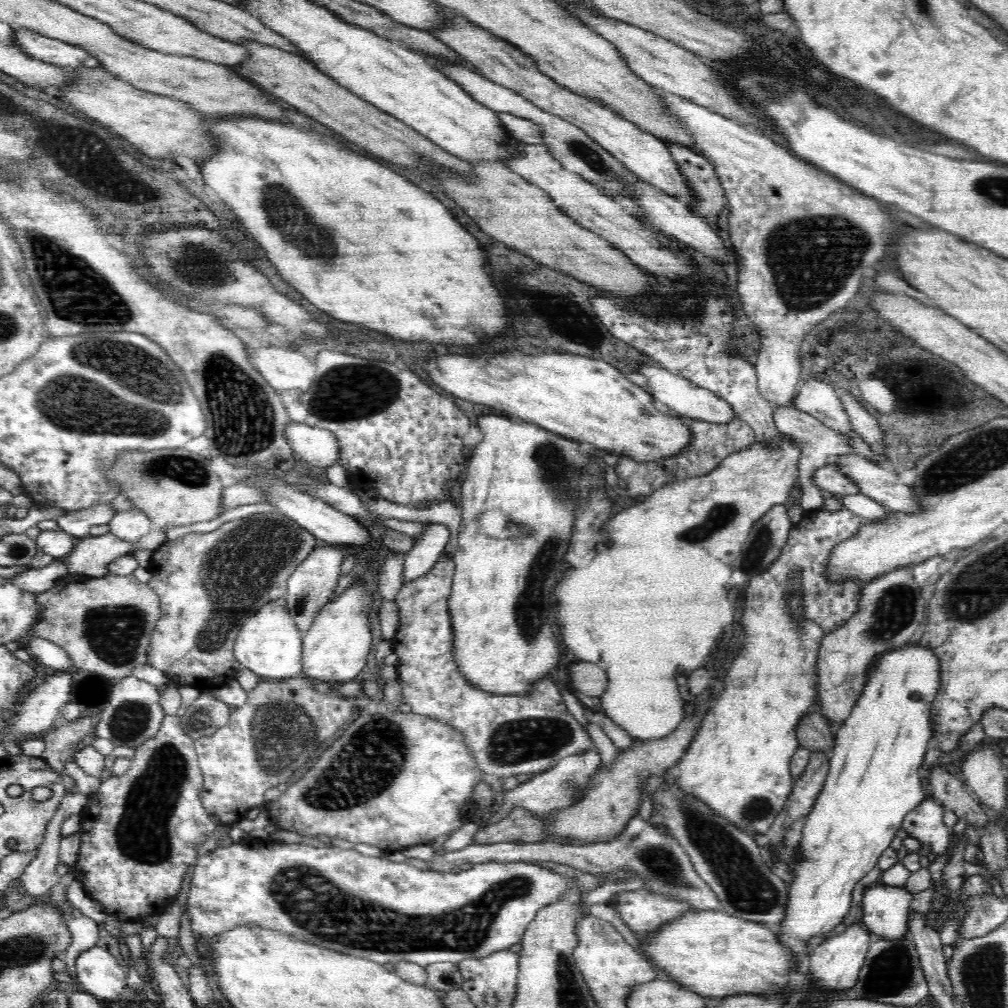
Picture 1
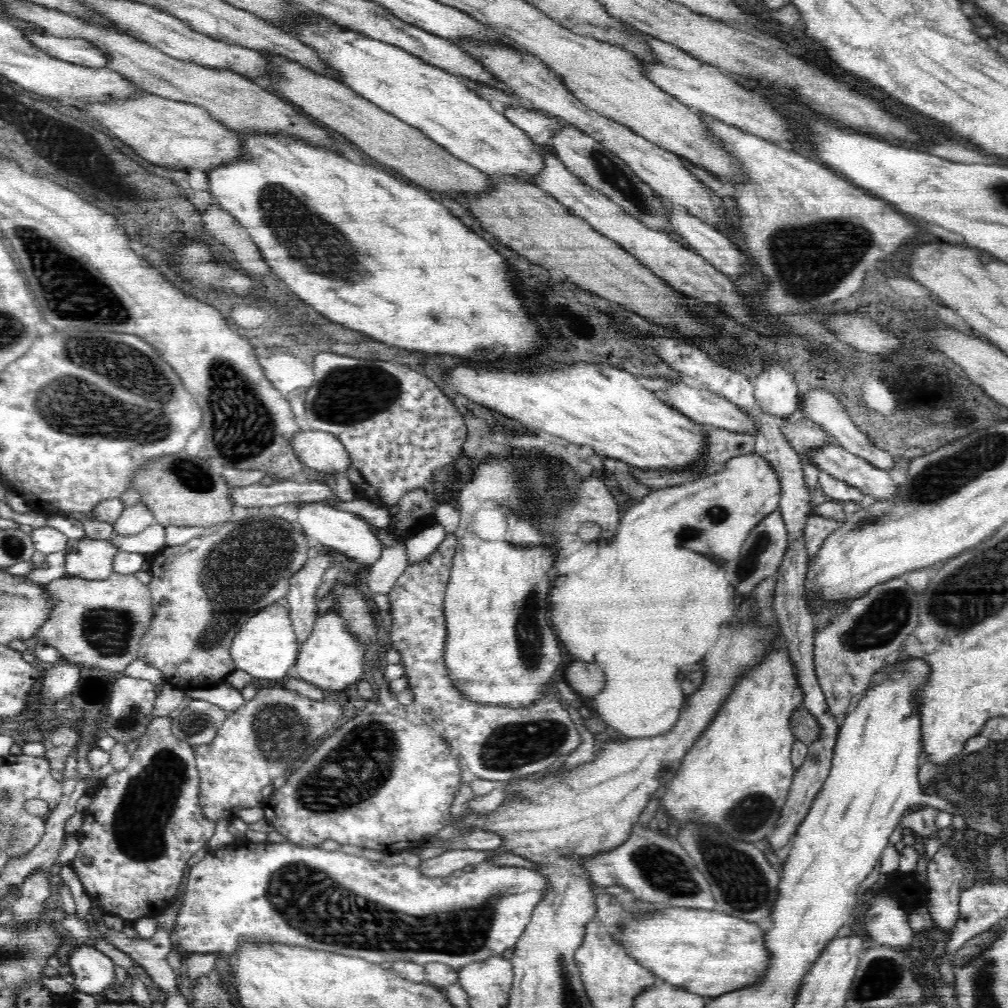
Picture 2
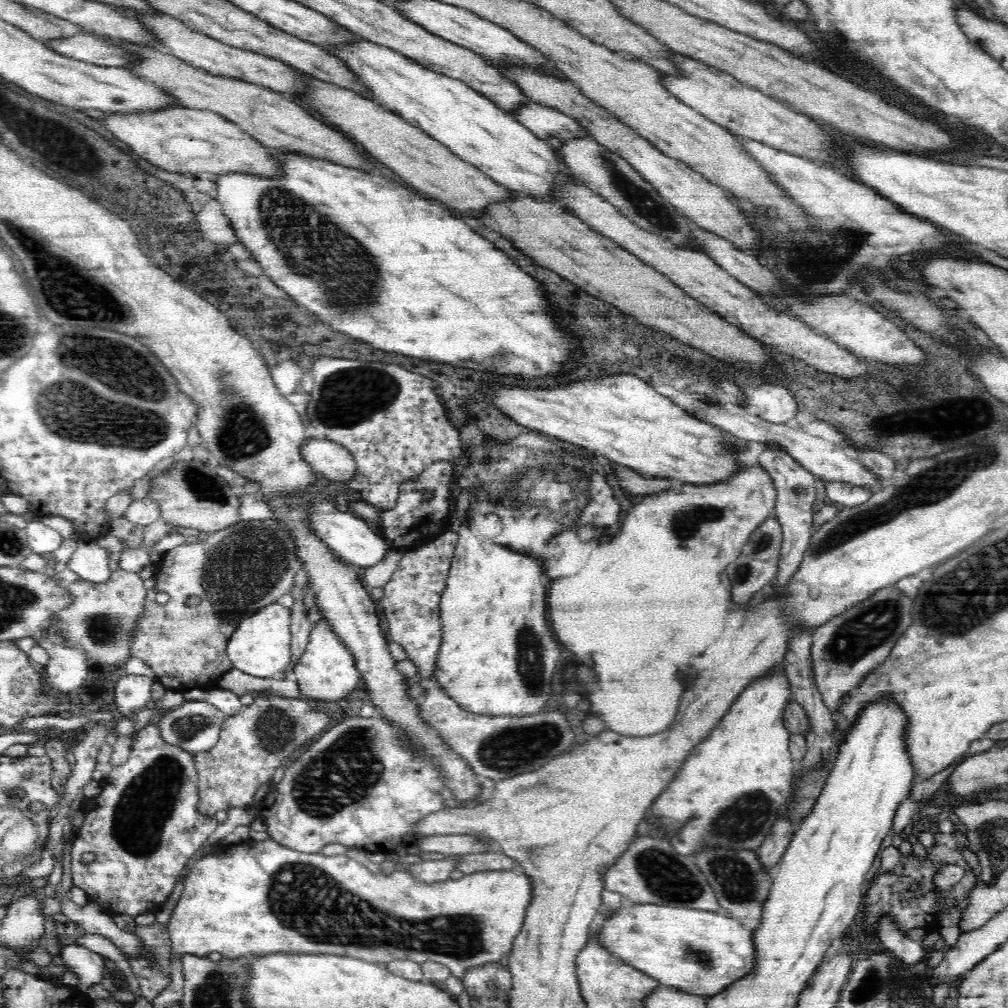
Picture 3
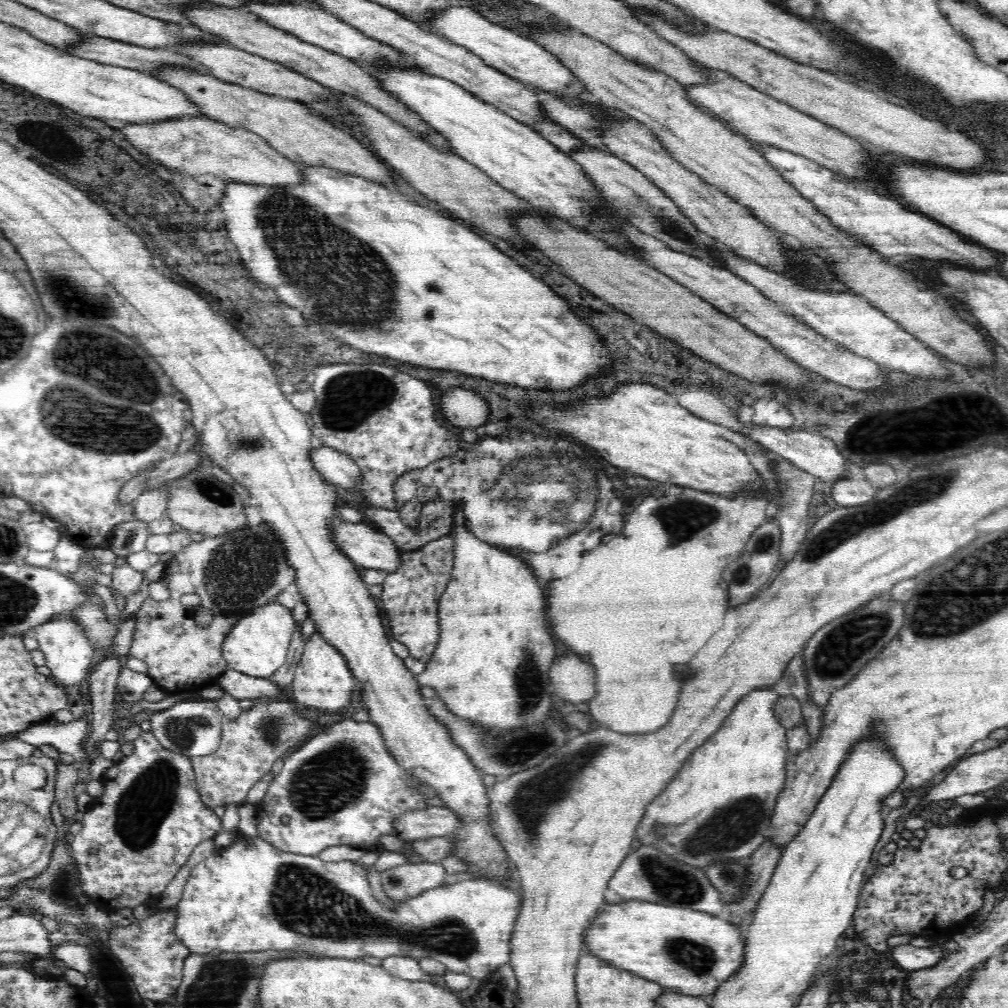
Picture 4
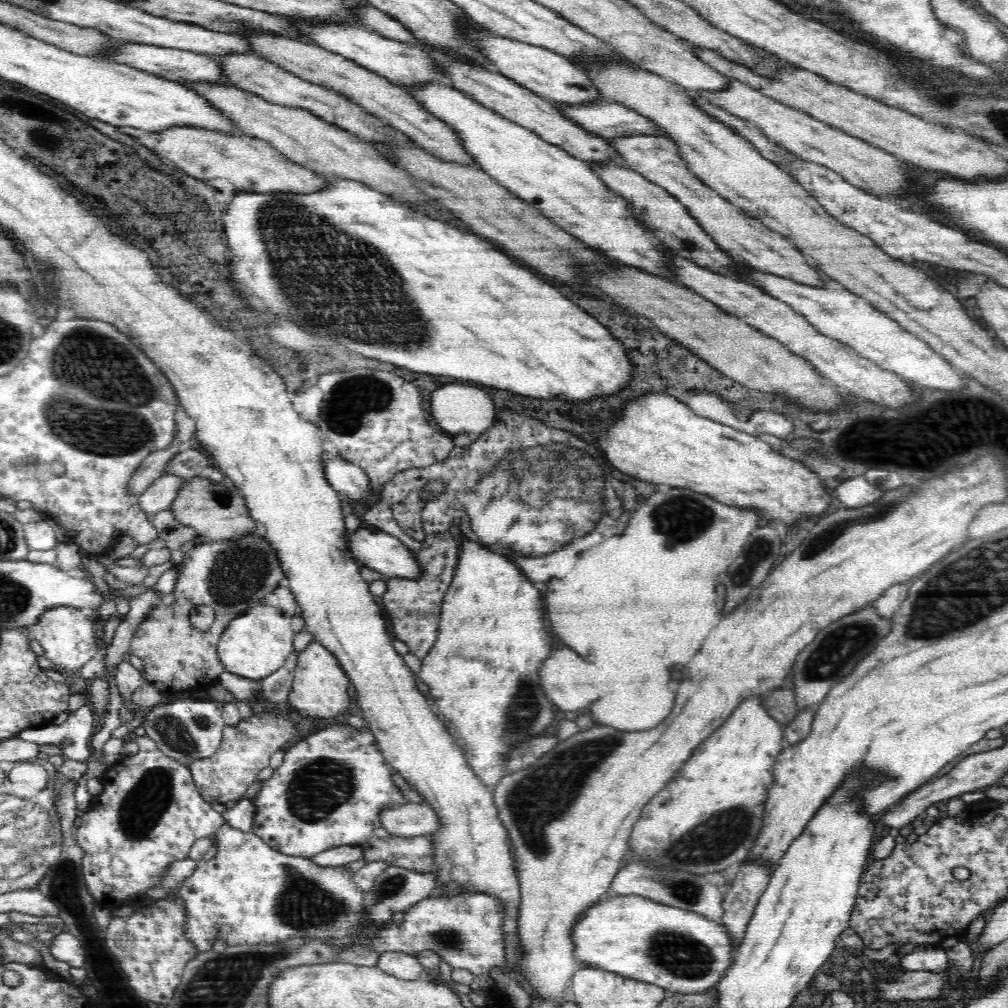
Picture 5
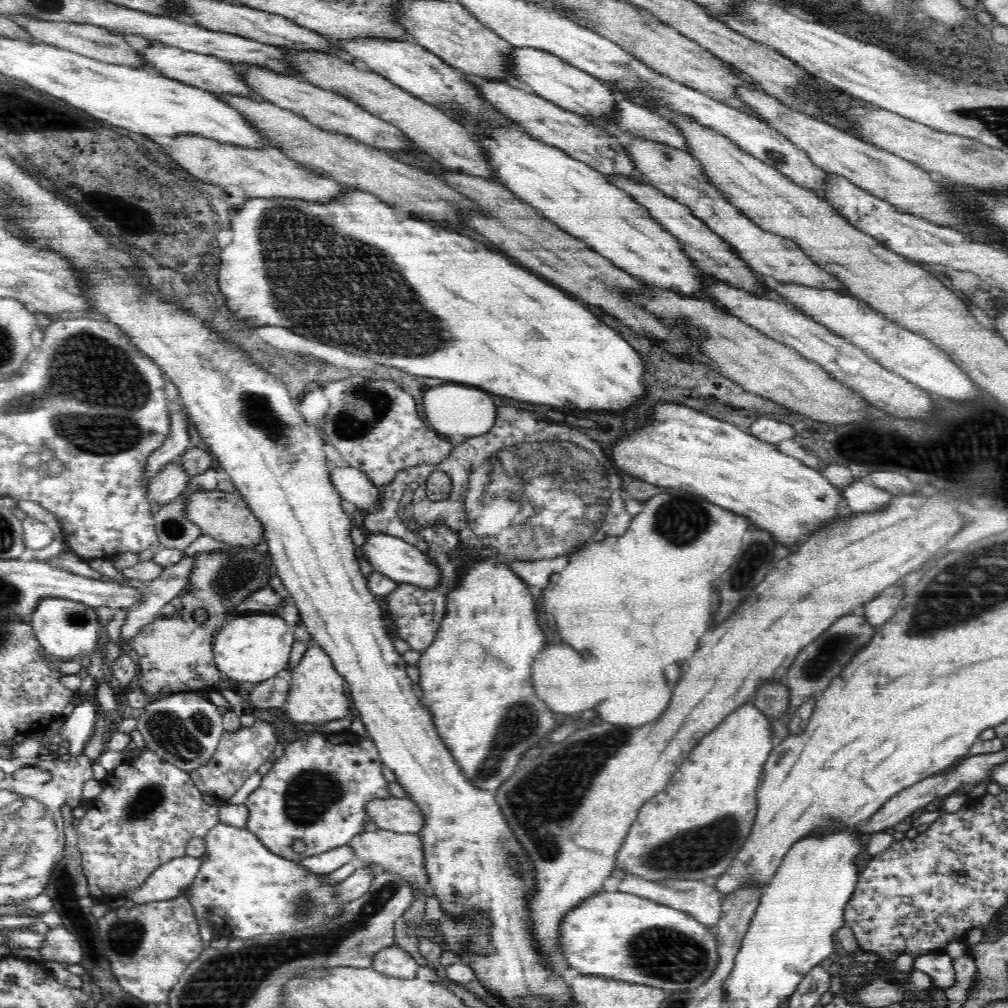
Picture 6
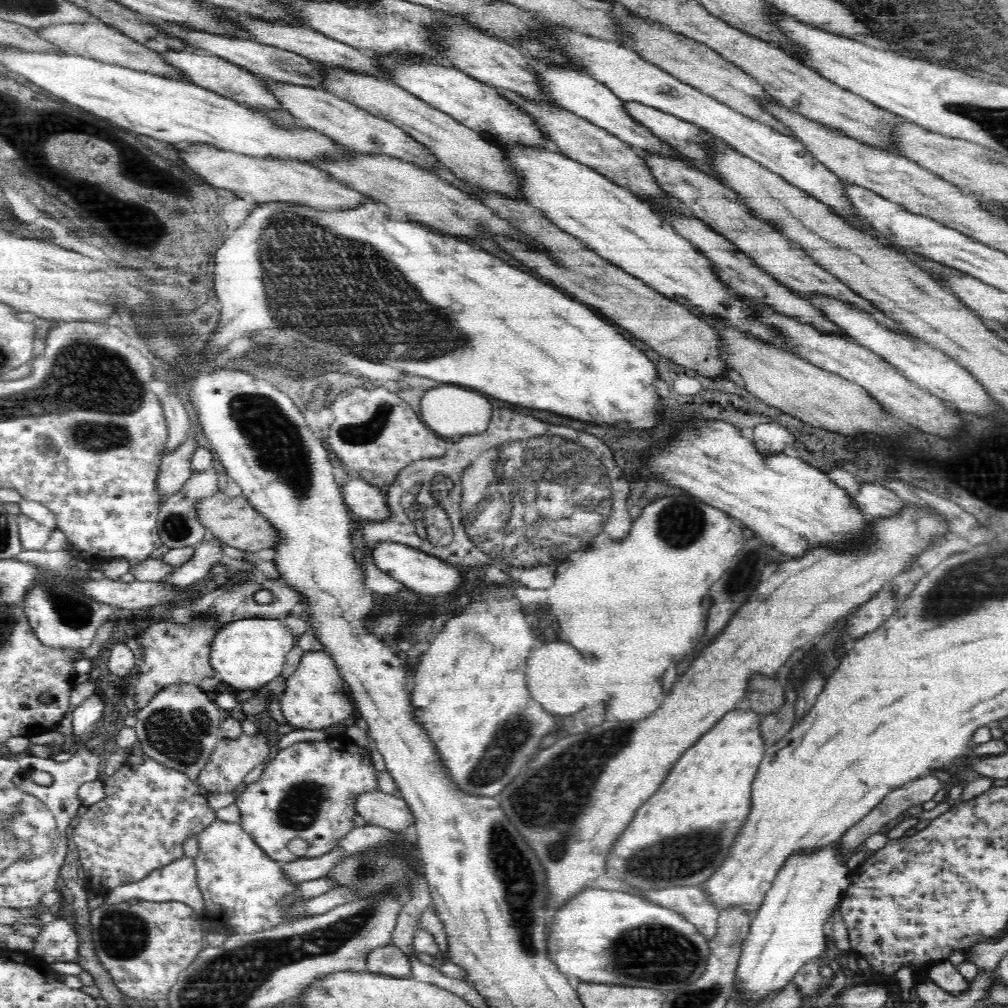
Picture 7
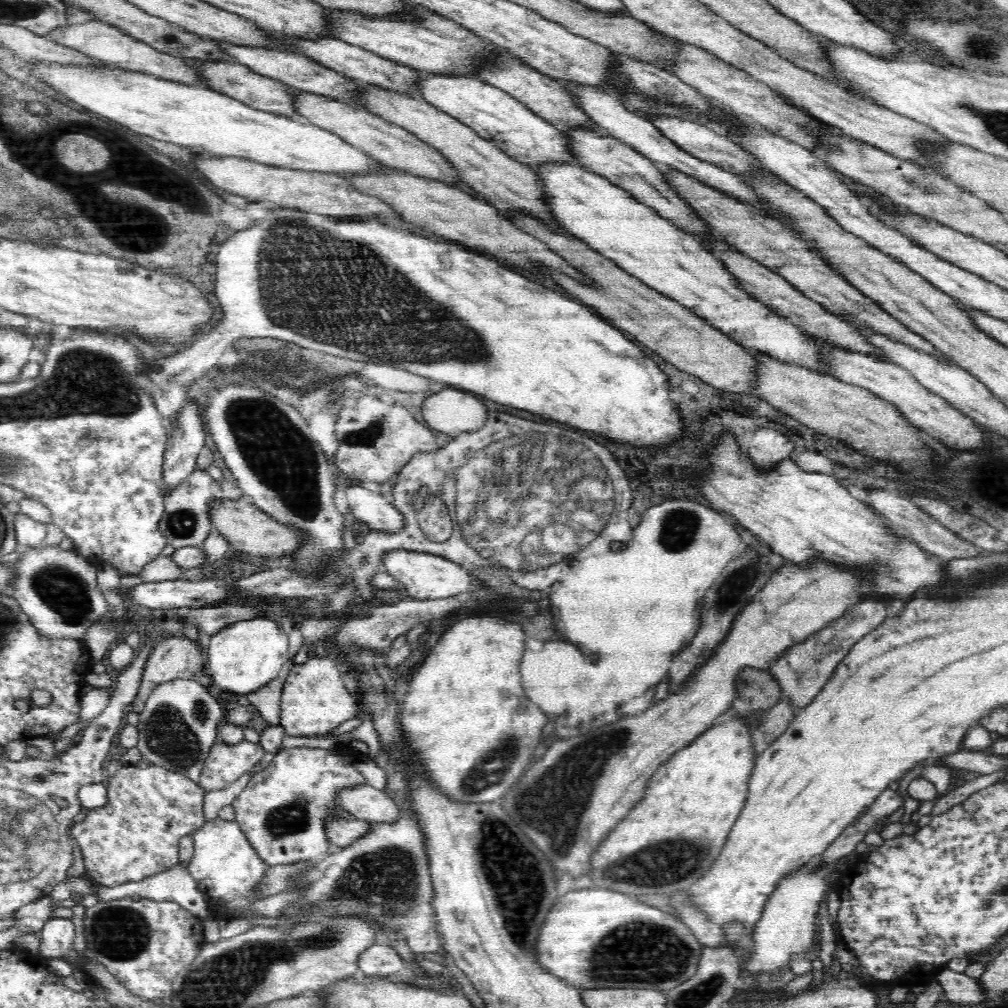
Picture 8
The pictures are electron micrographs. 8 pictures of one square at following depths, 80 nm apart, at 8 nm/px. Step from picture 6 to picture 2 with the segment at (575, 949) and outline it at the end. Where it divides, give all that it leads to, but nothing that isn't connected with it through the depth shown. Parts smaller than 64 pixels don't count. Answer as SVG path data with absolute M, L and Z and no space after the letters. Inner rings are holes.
M666 908L654 910L628 924L624 932L618 932L620 947L626 951L631 960L648 969L655 976L664 978L666 983L681 988L686 992L701 995L704 998L716 998L728 991L752 986L762 974L768 961L768 951L764 947L764 932L750 922L742 921L717 910L696 908Z

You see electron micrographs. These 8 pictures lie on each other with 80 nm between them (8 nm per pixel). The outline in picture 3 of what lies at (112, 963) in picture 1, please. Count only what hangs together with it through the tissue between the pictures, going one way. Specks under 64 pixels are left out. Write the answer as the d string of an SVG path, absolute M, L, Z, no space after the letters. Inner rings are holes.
M79 945L63 946L58 962L69 967L76 974L80 982L76 988L86 992L92 986L101 984L105 974L105 958L90 952L90 950Z

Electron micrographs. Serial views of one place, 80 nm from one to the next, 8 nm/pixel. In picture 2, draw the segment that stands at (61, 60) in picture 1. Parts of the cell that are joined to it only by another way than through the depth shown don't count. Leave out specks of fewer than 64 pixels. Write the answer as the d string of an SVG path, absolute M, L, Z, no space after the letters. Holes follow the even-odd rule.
M32 29L22 30L25 37L54 58L82 66L104 67L110 64L110 54L86 38L60 38Z

